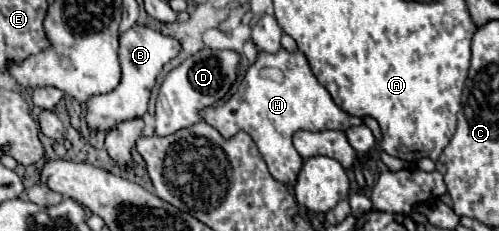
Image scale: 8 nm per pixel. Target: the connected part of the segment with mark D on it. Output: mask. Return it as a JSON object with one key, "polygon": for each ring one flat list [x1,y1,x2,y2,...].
{"polygon":[[200,50,174,68,160,86,156,100,156,134,168,136,202,120,202,110,222,100,238,78,240,54,234,50]]}

